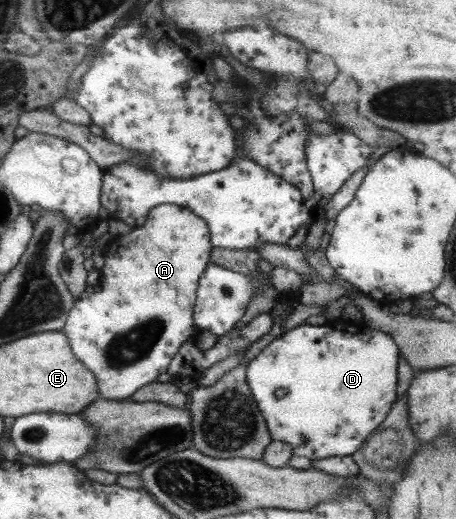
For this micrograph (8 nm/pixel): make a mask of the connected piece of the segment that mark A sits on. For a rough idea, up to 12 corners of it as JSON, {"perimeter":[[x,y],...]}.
{"perimeter":[[155,206],[103,249],[64,329],[108,400],[194,325],[206,221]]}

